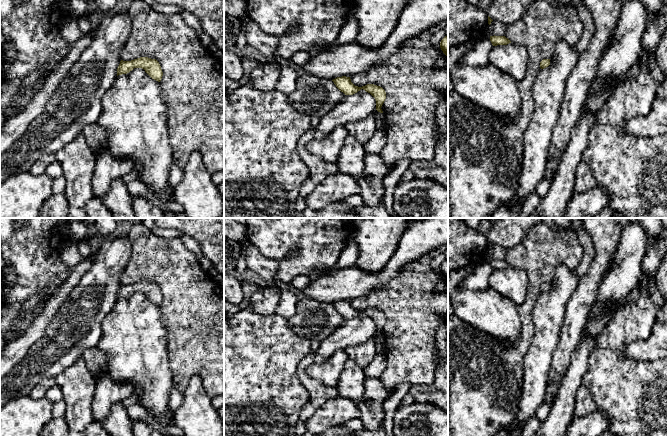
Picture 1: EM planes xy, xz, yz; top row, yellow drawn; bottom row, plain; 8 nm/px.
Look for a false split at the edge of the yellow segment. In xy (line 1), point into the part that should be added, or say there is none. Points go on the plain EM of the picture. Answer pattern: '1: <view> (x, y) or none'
1: none

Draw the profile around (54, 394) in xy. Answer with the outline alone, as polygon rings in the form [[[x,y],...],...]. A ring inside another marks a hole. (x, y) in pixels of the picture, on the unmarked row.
[[[57,384],[52,386],[46,392],[45,398],[49,400],[52,404],[63,399],[63,393]]]

